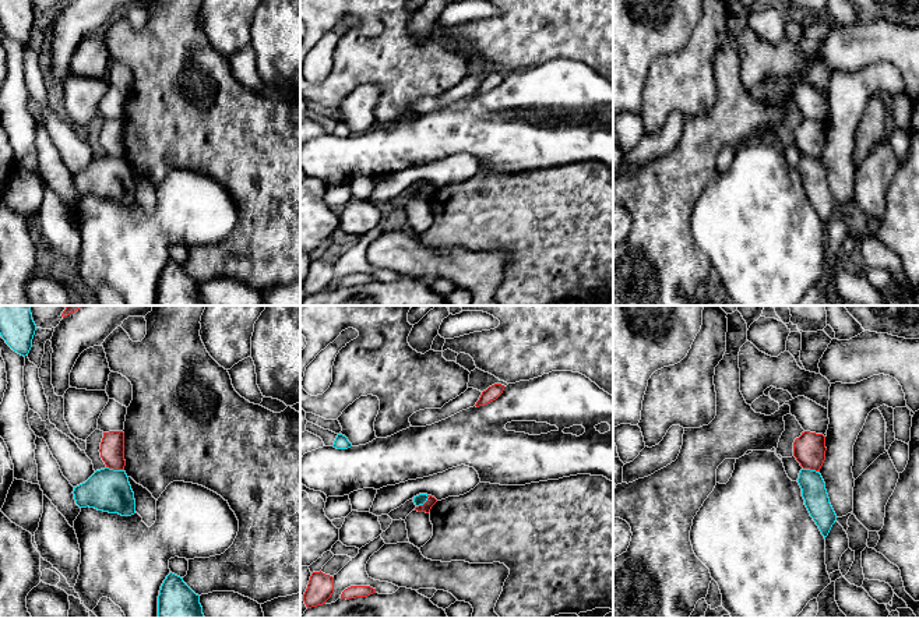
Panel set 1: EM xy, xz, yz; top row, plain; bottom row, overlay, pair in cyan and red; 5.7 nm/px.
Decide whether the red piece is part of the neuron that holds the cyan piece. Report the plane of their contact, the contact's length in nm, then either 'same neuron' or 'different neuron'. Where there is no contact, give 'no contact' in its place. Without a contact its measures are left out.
xy | 110 nm | different neuron

